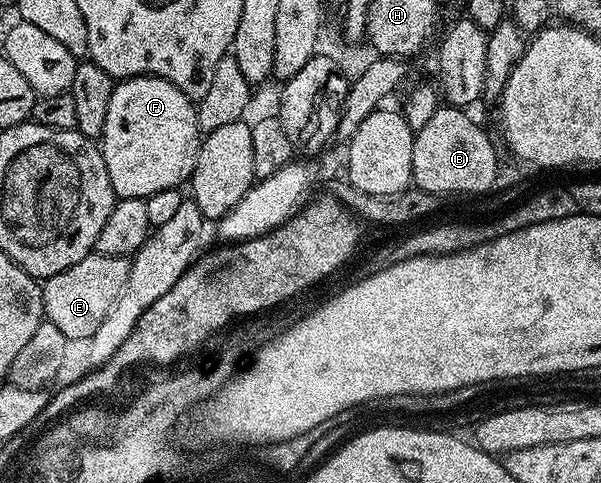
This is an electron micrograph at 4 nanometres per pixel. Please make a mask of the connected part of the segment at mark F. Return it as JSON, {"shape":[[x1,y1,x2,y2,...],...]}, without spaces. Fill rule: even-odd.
{"shape":[[132,76,129,80,119,81,113,87,112,93,110,94,110,110,106,110,106,126,104,127,102,137,104,161,106,162,106,170,110,174,110,186,114,190,114,194,122,200,143,200,149,196,158,194,158,190,180,188,183,185,183,180,185,183,192,179,192,171,198,158,201,139,202,133,196,121,196,104,185,92,178,90,178,86,174,86,168,80,163,80,160,76]]}

